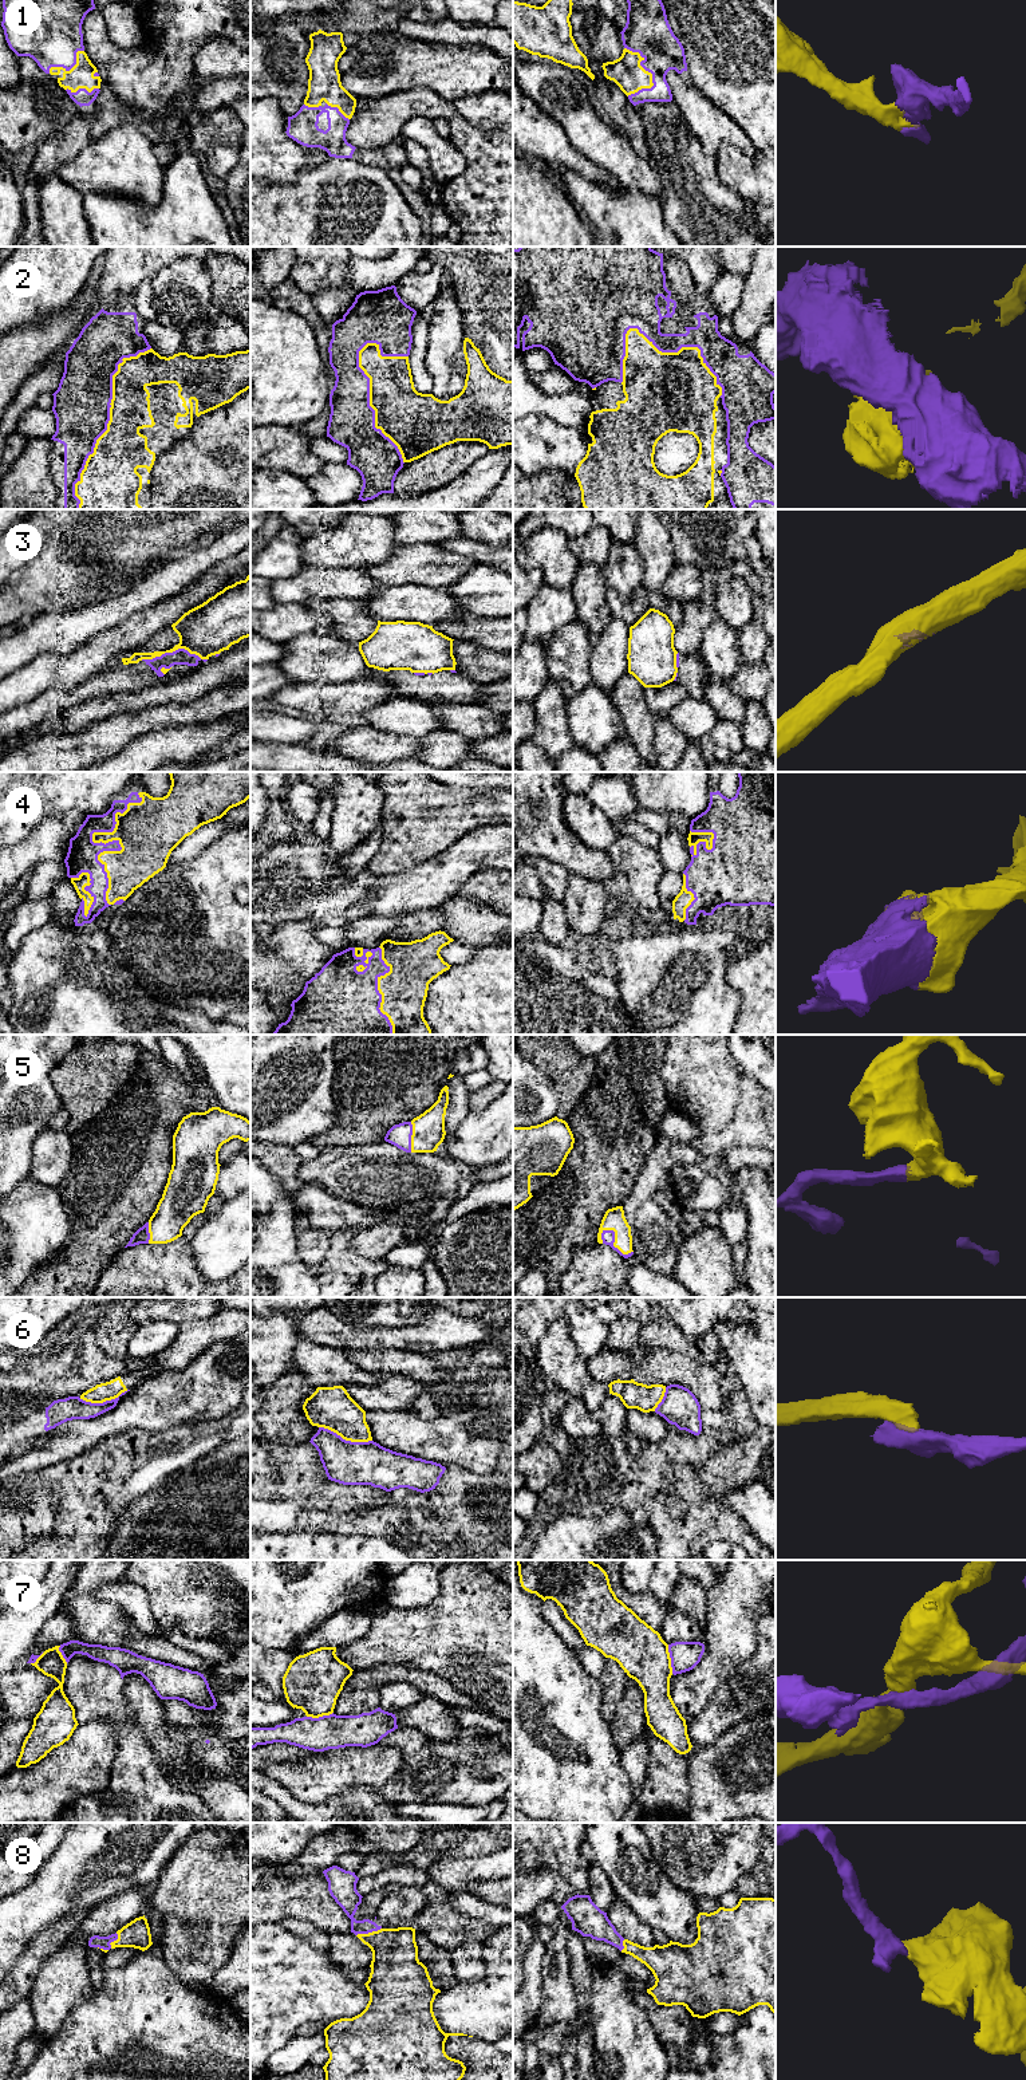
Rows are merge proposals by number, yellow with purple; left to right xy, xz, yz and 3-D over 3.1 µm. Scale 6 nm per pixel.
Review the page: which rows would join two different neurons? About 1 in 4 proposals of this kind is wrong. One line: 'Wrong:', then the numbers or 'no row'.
Wrong: 3, 6, 7

